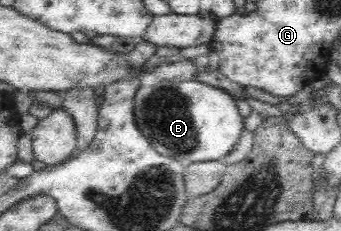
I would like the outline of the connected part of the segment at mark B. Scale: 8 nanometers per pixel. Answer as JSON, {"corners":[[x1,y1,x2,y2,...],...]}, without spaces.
{"corners":[[197,79,182,82,162,80,157,85,140,86,137,90,134,99,135,122,142,135,149,140,151,147,160,154,175,158,184,164,223,160,235,149,243,135,244,118,241,117,235,100,222,89,199,82]]}

